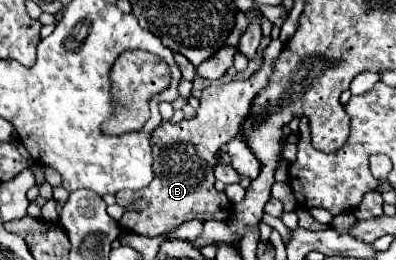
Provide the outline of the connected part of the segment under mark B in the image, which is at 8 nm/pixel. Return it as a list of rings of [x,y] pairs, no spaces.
[[[271,40],[265,50],[261,70],[249,80],[229,82],[225,86],[211,86],[211,90],[203,92],[203,106],[199,106],[197,114],[191,120],[181,120],[177,124],[161,122],[159,128],[151,134],[153,146],[153,180],[151,186],[133,194],[133,198],[117,198],[119,206],[131,206],[135,200],[145,198],[149,204],[145,210],[127,208],[121,218],[121,228],[127,228],[141,236],[159,236],[171,228],[187,220],[227,220],[229,218],[229,200],[223,192],[215,190],[213,168],[217,166],[217,154],[223,144],[227,144],[241,130],[241,124],[247,120],[247,112],[251,114],[251,102],[261,88],[267,86],[273,74],[273,66],[283,50],[283,44]]]

